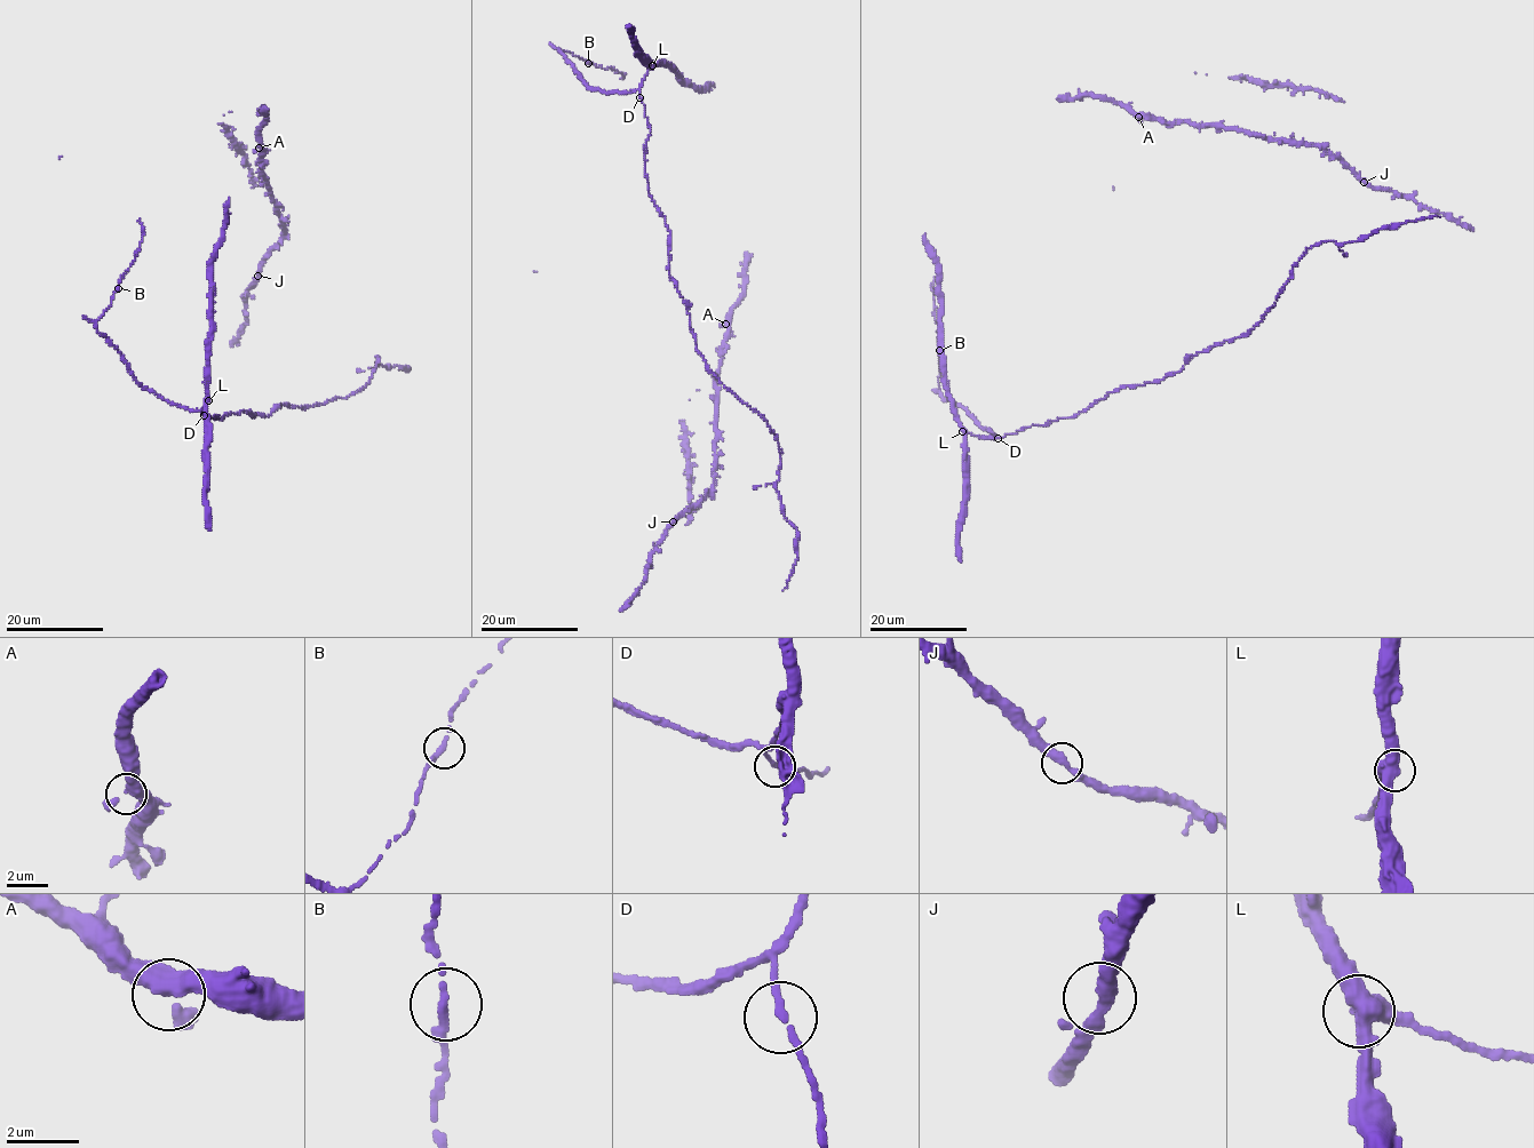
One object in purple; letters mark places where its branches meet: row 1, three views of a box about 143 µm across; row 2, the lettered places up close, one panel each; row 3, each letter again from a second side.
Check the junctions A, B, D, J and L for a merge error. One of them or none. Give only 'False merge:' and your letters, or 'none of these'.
False merge: none of these

